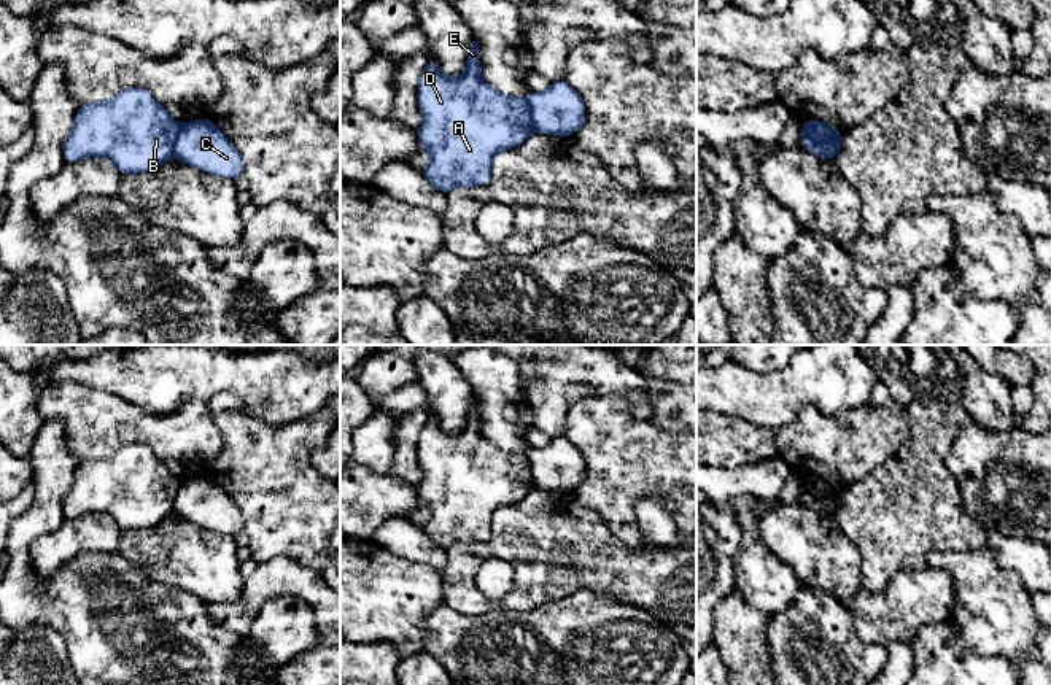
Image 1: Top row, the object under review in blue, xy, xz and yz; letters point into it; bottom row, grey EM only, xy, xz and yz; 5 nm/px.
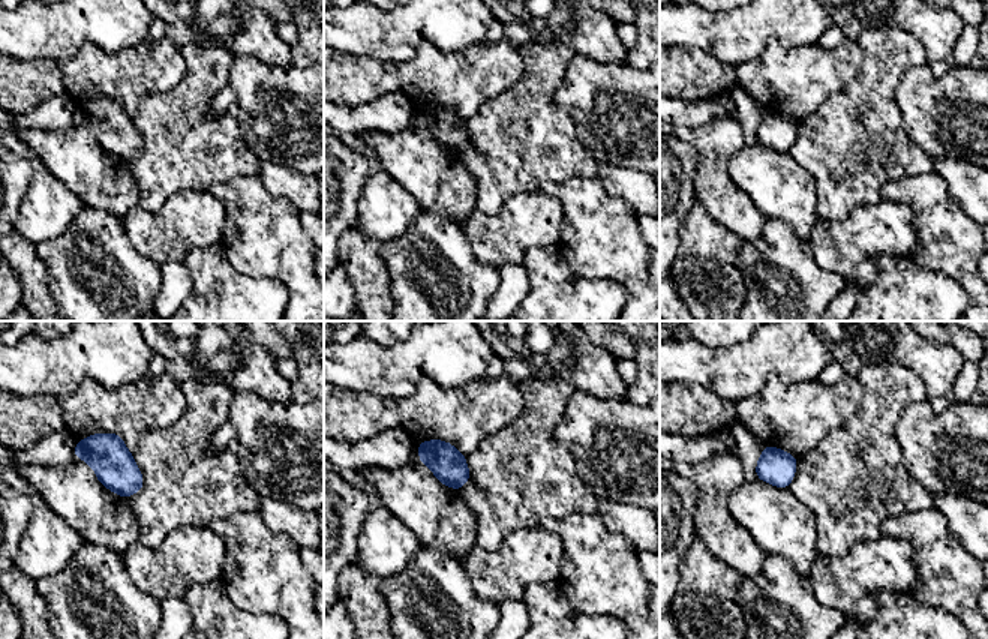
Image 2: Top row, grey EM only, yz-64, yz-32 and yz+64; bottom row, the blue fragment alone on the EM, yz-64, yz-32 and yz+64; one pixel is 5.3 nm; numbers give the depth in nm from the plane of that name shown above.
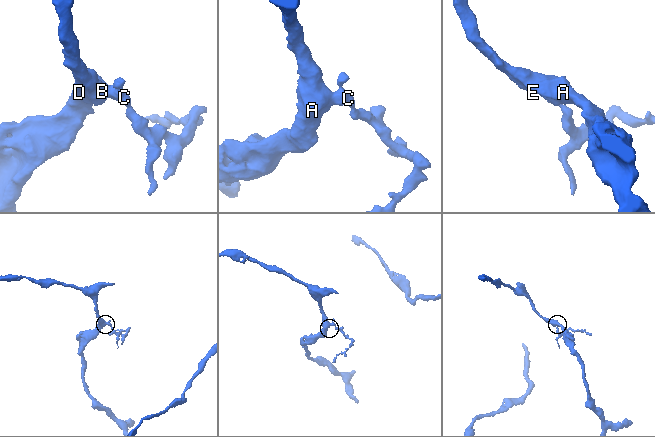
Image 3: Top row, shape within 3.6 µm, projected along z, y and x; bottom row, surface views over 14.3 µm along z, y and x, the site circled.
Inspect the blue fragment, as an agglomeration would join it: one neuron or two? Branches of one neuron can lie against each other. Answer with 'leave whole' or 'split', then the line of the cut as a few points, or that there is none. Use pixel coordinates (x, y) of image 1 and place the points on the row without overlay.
split; cut yz (803, 491), (813, 491), (830, 499), (832, 514)

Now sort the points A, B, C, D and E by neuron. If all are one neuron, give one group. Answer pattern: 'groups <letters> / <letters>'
groups A B D E / C

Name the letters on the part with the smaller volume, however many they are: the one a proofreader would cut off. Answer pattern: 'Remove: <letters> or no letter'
Remove: C

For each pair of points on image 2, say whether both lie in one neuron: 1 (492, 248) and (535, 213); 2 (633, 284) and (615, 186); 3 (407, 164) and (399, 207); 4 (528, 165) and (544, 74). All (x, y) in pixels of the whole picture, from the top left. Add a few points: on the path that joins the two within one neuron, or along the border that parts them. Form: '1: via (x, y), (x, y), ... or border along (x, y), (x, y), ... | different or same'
1: via (502, 239), (525, 221) | same
2: border along (595, 176), (609, 194), (621, 197), (637, 215) | different
3: border along (380, 161), (422, 209) | different
4: via (528, 143), (528, 135), (532, 131), (532, 96) | same

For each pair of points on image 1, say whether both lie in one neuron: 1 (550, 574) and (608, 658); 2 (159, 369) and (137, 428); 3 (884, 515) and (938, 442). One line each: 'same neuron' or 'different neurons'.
1: different neurons
2: different neurons
3: same neuron

